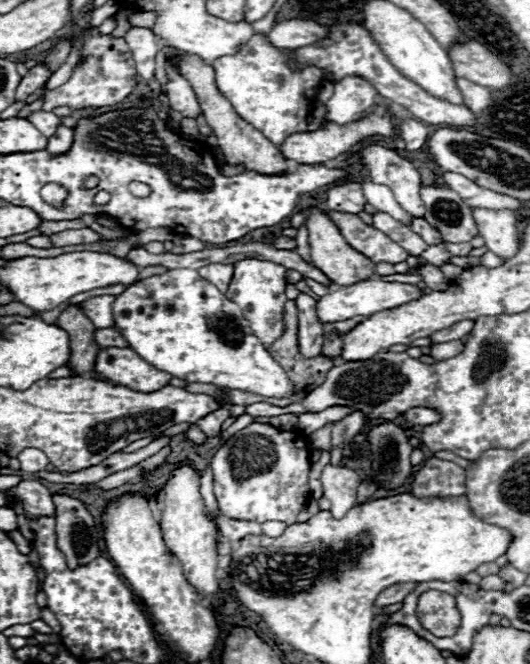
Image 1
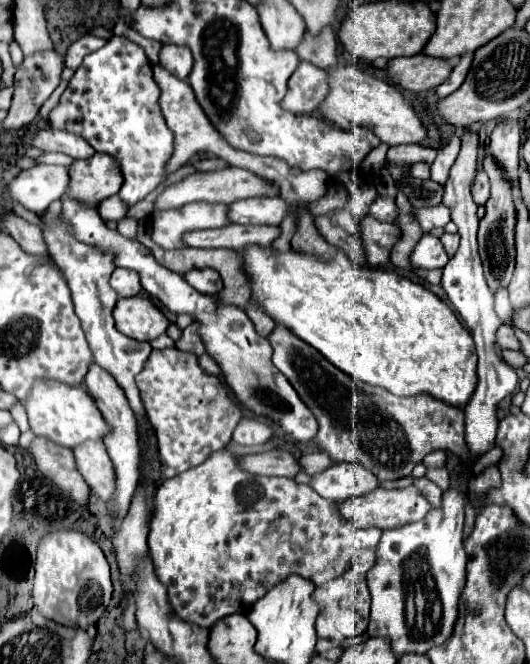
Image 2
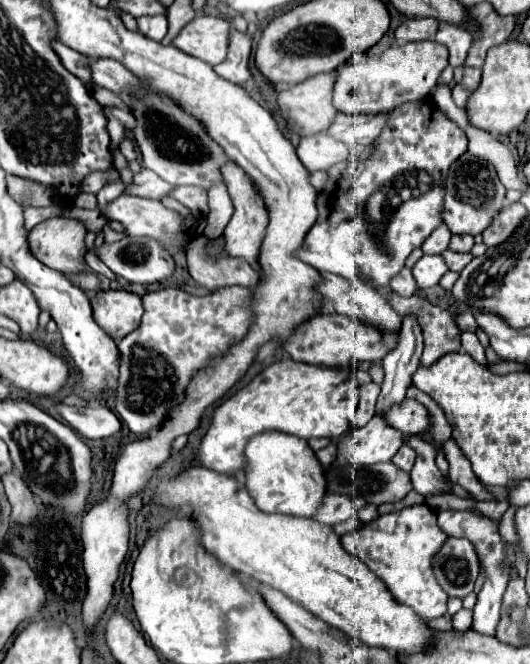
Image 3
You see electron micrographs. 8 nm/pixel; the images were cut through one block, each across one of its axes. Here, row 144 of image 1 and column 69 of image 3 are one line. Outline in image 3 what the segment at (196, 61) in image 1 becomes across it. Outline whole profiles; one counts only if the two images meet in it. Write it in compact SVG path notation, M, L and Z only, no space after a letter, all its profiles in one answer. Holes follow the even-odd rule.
M50 218L34 226L28 234L32 254L62 274L82 272L86 268L86 228L74 218Z

